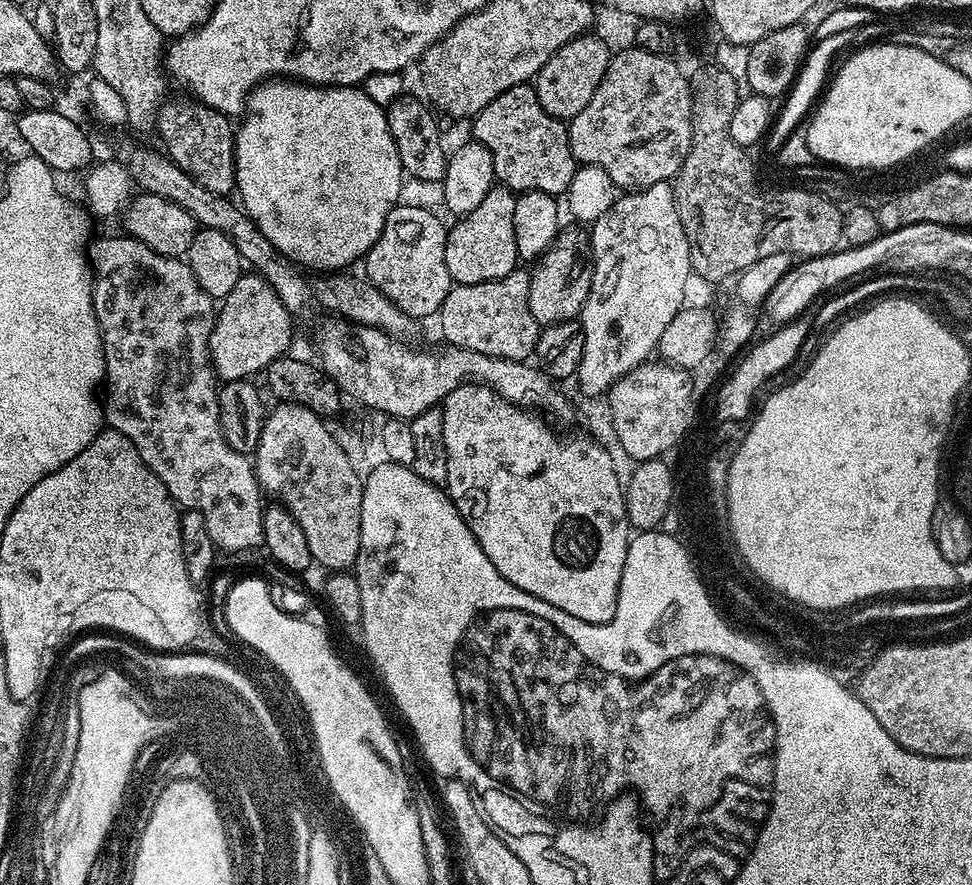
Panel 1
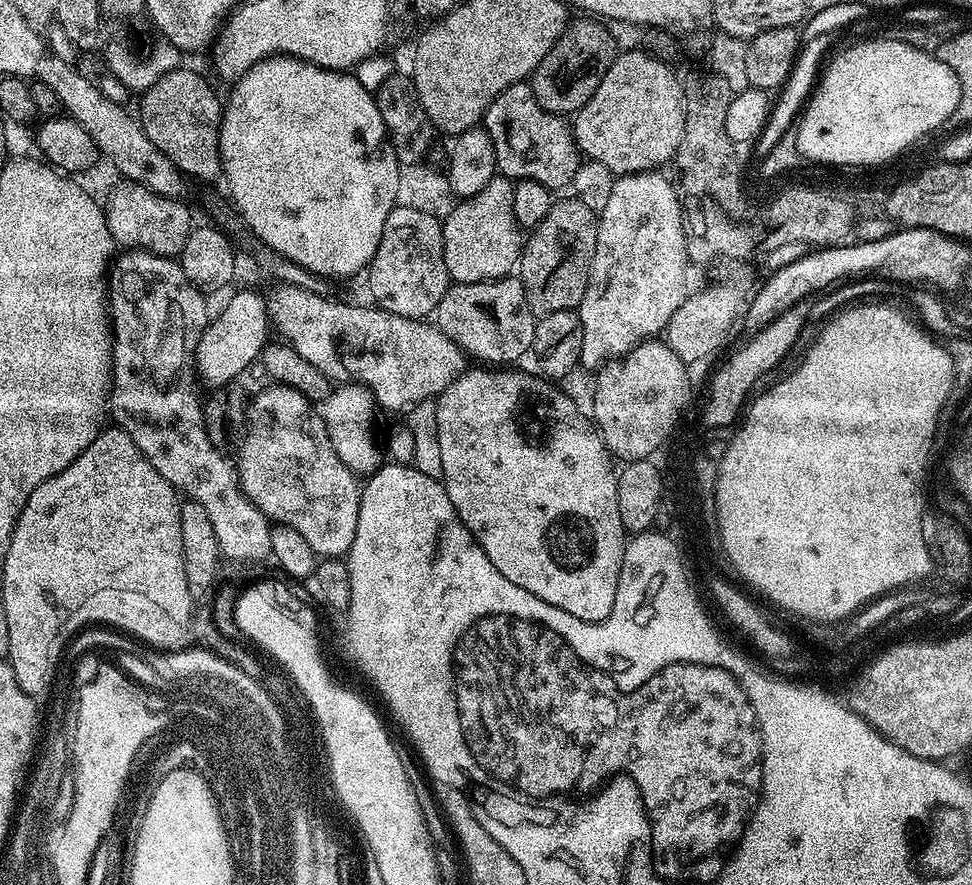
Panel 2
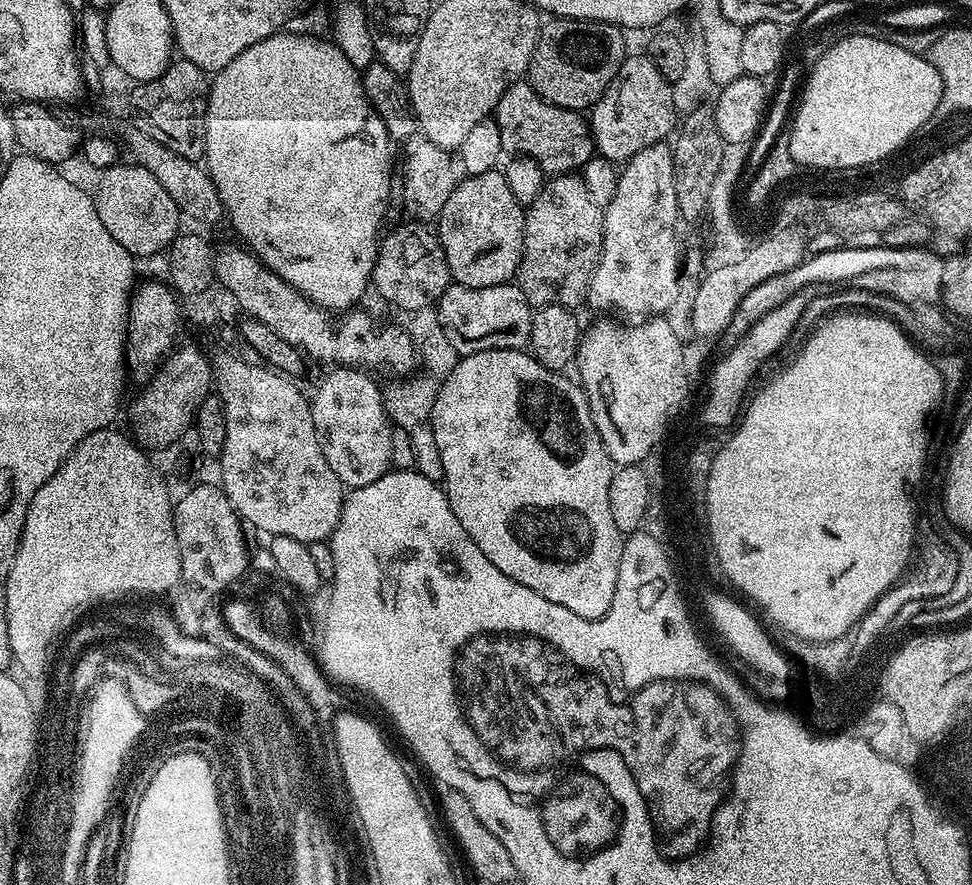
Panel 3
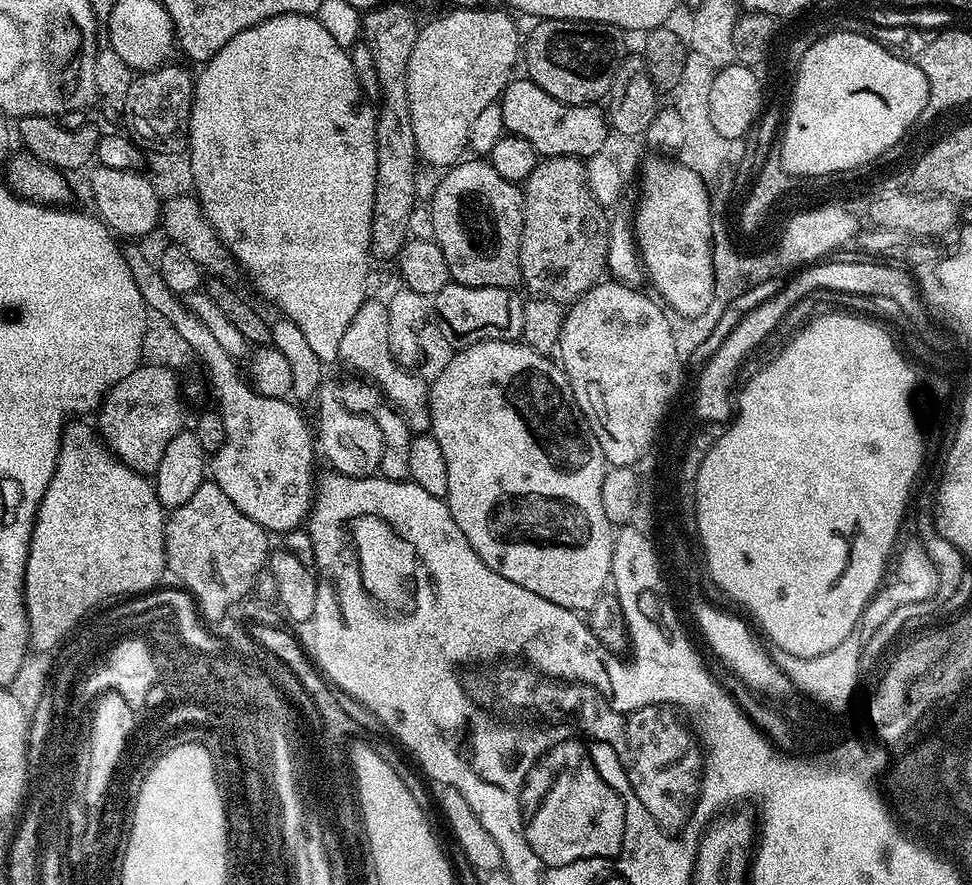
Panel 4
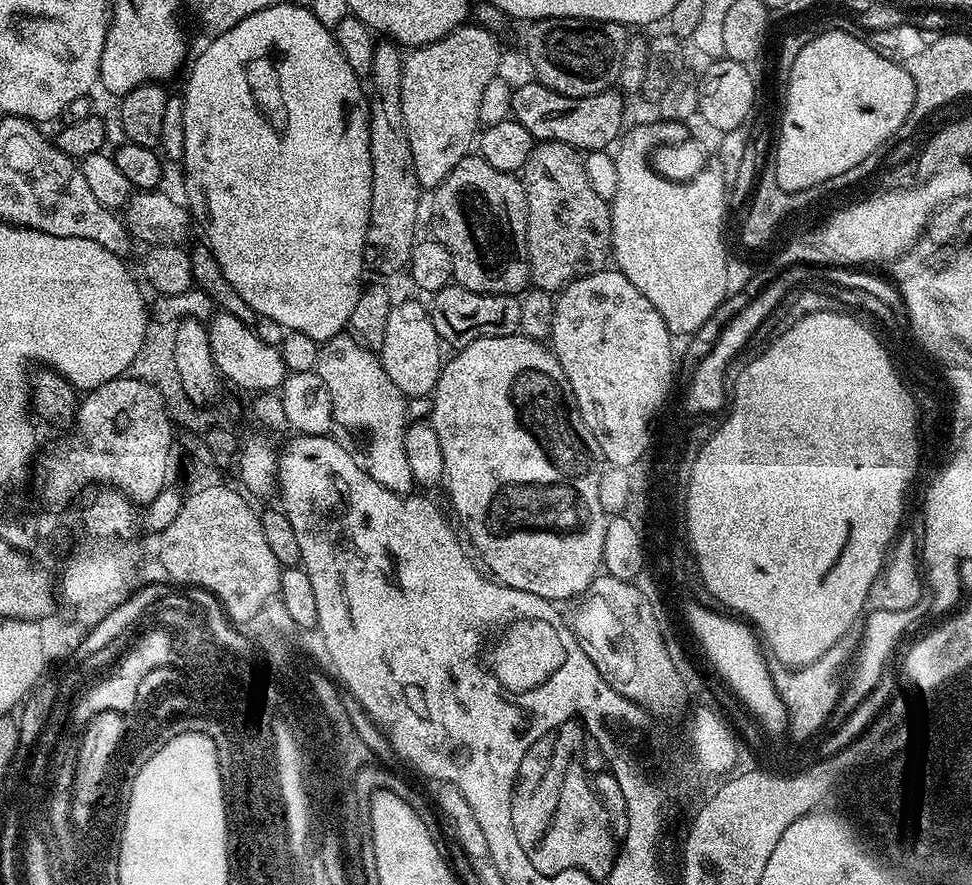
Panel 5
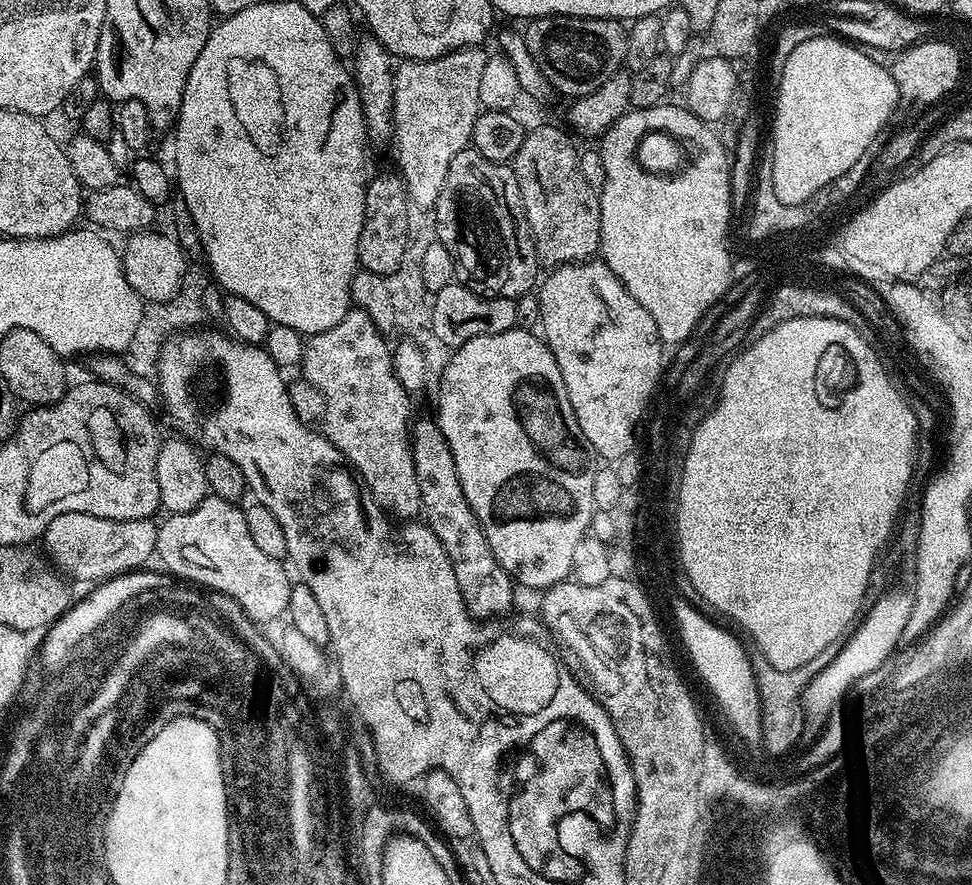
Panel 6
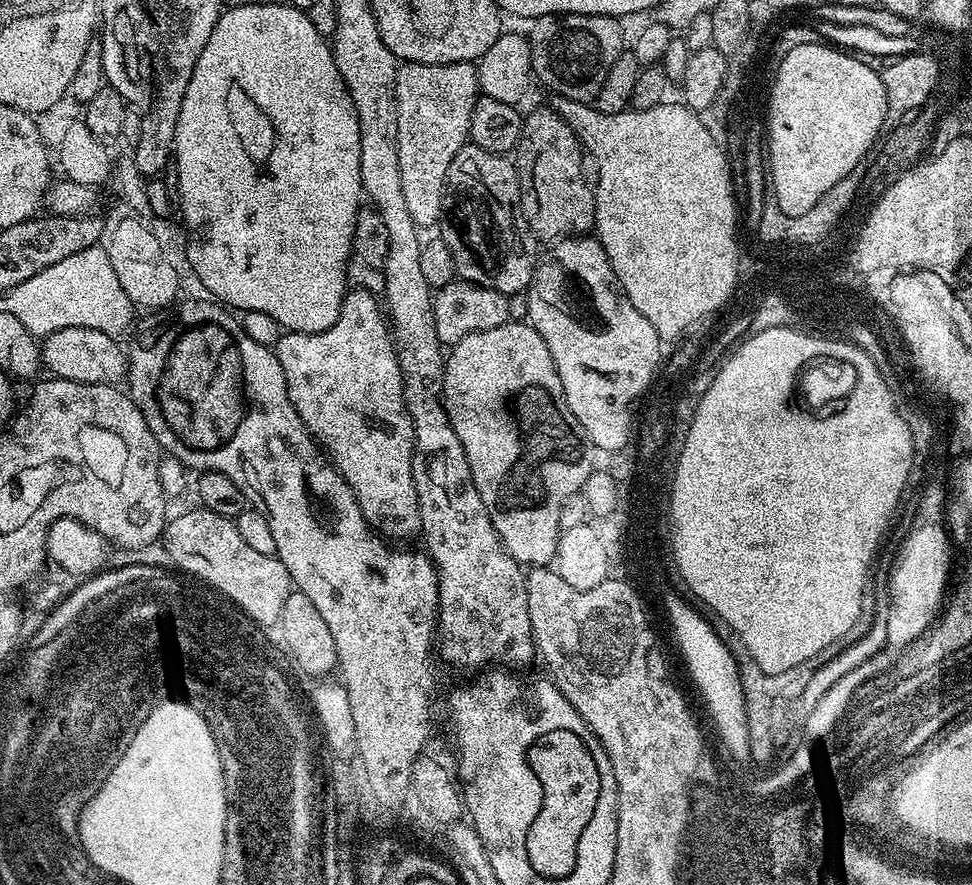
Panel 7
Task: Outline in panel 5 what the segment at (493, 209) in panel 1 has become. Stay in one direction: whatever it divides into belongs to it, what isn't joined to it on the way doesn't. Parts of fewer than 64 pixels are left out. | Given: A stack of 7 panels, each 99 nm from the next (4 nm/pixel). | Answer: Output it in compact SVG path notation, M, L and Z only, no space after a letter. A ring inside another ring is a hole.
M469 154L431 196L431 235L450 250L455 283L466 290L503 296L516 296L529 287L528 197L513 173L494 170L478 154Z

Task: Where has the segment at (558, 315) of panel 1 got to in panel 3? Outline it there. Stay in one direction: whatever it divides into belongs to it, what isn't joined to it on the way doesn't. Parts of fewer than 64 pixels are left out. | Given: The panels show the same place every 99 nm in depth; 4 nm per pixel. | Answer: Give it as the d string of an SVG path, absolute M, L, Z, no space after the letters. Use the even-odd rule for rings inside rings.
M565 174L545 179L544 188L524 213L524 249L518 287L533 306L572 305L585 299L588 283L600 261L604 241L604 210L590 202L583 175Z

